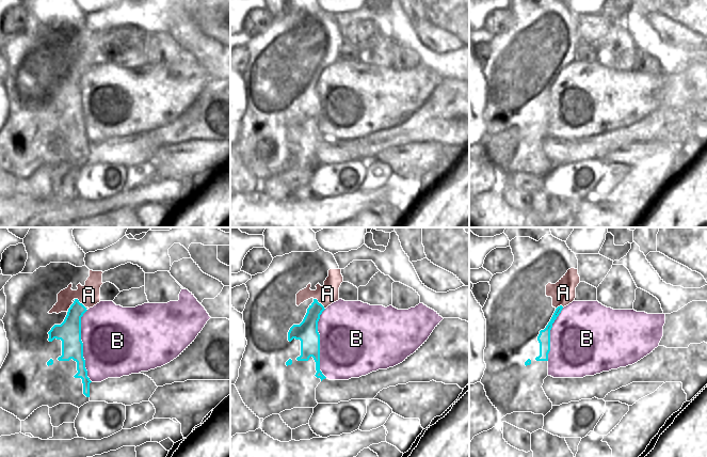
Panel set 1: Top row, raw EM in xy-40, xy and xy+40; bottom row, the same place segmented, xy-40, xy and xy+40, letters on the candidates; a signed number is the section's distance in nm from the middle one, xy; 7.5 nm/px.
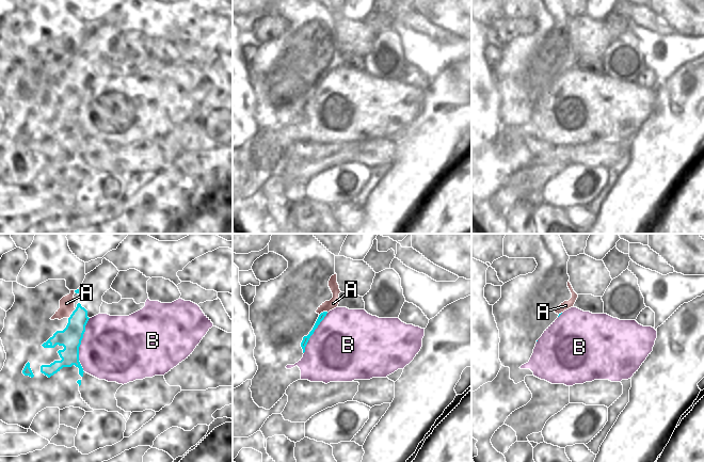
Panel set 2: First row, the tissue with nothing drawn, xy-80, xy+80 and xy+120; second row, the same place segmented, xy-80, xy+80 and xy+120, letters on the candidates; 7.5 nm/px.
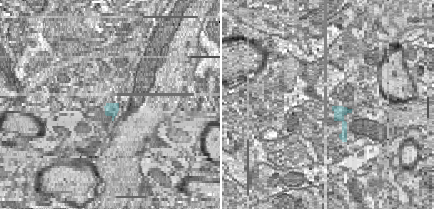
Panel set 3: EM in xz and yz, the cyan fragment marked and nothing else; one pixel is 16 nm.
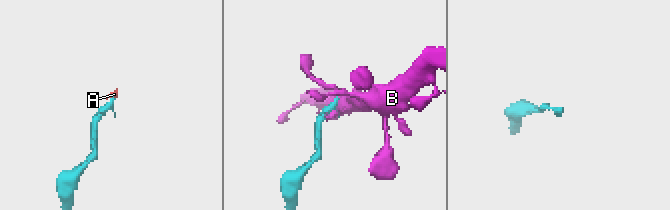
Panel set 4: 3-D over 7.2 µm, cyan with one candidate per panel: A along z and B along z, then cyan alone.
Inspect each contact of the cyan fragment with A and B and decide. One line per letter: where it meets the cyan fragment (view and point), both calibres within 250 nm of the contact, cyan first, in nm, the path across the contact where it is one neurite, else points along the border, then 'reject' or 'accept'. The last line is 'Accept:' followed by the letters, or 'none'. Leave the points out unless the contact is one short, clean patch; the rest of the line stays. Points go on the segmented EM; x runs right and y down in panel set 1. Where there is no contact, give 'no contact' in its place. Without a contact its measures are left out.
A: contact xy (320, 303); calibres 160 and 150 nm; border xy (314, 298), (324, 309); reject
B: contact xy-40 (82, 346); calibres 180 and 500 nm; reject
Accept: none

